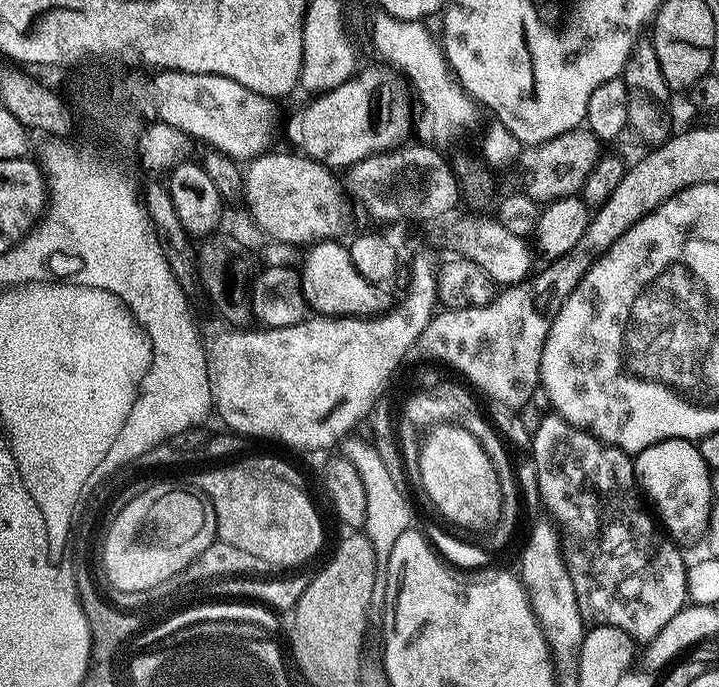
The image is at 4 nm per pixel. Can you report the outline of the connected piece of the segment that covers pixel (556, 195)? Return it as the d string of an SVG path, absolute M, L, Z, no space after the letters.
M587 127L571 128L566 134L558 134L552 140L544 144L536 144L525 147L521 153L520 164L523 165L528 176L528 184L524 186L526 195L533 201L544 206L564 196L575 196L583 189L586 178L590 174L592 167L602 155L601 145L597 143Z

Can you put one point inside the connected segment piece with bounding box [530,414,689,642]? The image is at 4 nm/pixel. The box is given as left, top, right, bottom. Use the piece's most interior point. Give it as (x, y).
(626, 574)

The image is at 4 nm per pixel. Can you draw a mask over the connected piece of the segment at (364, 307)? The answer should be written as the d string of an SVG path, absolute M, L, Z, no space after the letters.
M329 238L313 243L308 248L310 250L304 256L304 269L299 269L298 272L304 303L311 311L312 308L316 311L313 313L324 318L371 317L381 311L380 296L376 293L379 292L377 285L371 284L366 278L362 278L362 274L358 274L348 248L340 245L340 242L339 239Z

